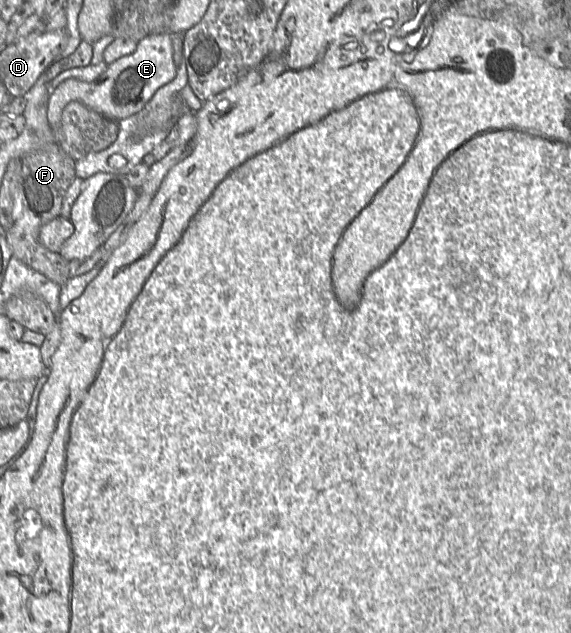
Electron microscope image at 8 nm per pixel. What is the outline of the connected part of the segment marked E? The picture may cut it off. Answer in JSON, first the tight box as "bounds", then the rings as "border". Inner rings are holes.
{"bounds":[47,33,177,131],"border":[[[171,33],[150,34],[138,42],[137,48],[132,54],[123,56],[108,64],[105,72],[96,80],[92,82],[85,82],[76,78],[64,80],[51,91],[49,96],[47,118],[51,129],[54,131],[55,128],[58,128],[62,111],[71,101],[81,102],[104,117],[115,121],[120,121],[138,113],[160,87],[173,80],[176,76],[177,66],[174,62],[173,52]]]}

